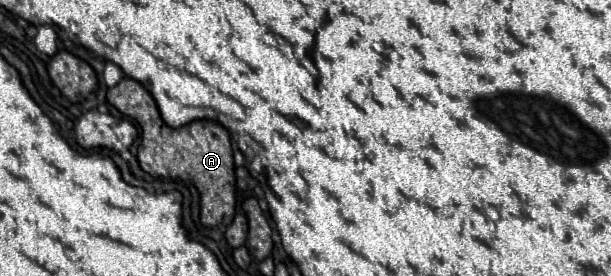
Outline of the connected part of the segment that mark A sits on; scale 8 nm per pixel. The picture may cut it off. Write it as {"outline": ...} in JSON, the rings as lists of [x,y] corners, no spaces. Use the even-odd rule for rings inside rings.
{"outline":[[[132,78],[120,80],[114,88],[108,90],[108,102],[118,108],[122,114],[132,118],[136,124],[142,128],[142,144],[138,150],[138,162],[142,170],[146,170],[152,176],[164,176],[164,178],[182,178],[190,180],[198,190],[200,190],[200,206],[202,206],[202,224],[206,226],[218,226],[218,224],[232,224],[234,220],[234,210],[236,210],[236,174],[234,174],[234,150],[232,150],[232,140],[230,132],[216,120],[194,120],[182,128],[170,128],[158,108],[150,92]]]}

